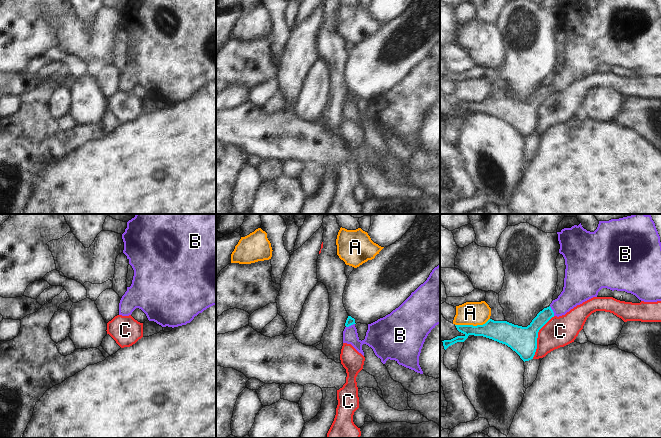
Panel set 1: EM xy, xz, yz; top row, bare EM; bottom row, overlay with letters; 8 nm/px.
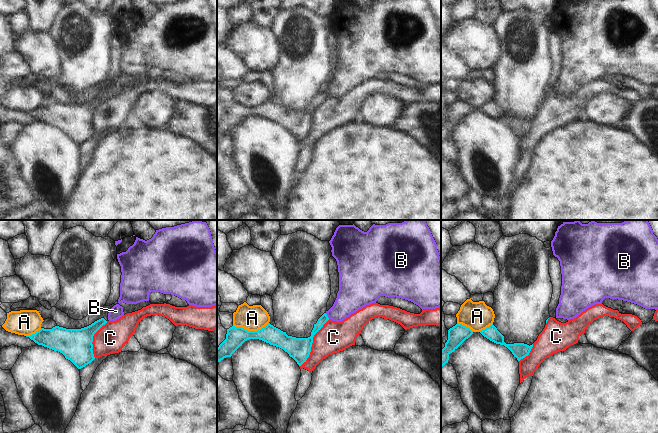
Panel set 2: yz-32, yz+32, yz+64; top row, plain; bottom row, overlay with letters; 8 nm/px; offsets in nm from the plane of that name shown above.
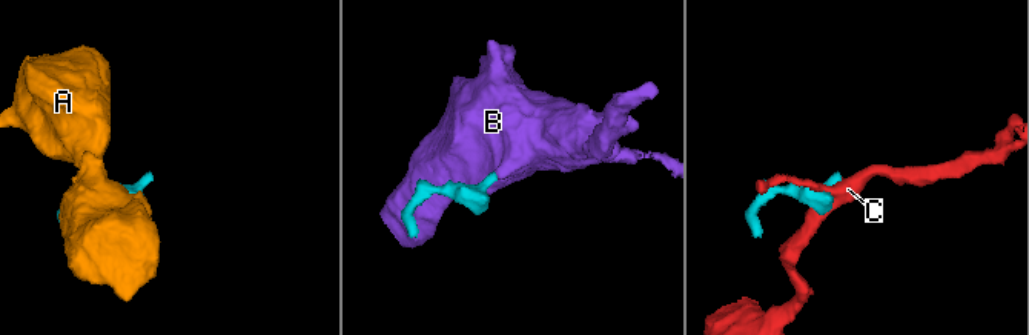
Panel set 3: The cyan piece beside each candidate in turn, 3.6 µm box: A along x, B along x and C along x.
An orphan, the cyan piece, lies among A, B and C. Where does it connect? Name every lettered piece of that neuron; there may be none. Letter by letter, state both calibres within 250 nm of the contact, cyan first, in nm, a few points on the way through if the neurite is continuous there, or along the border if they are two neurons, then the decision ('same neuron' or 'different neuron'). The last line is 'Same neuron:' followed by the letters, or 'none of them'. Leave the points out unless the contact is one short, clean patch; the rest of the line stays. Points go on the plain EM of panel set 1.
A: calibres 180 and 190 nm; border yz (489, 94), (482, 100), (455, 101); different neuron
B: calibres 130 and 200 nm; way yz (530, 109), (552, 87), (562, 81), (576, 67); same neuron
C: calibres 220 and 240 nm; different neuron
Same neuron: B

